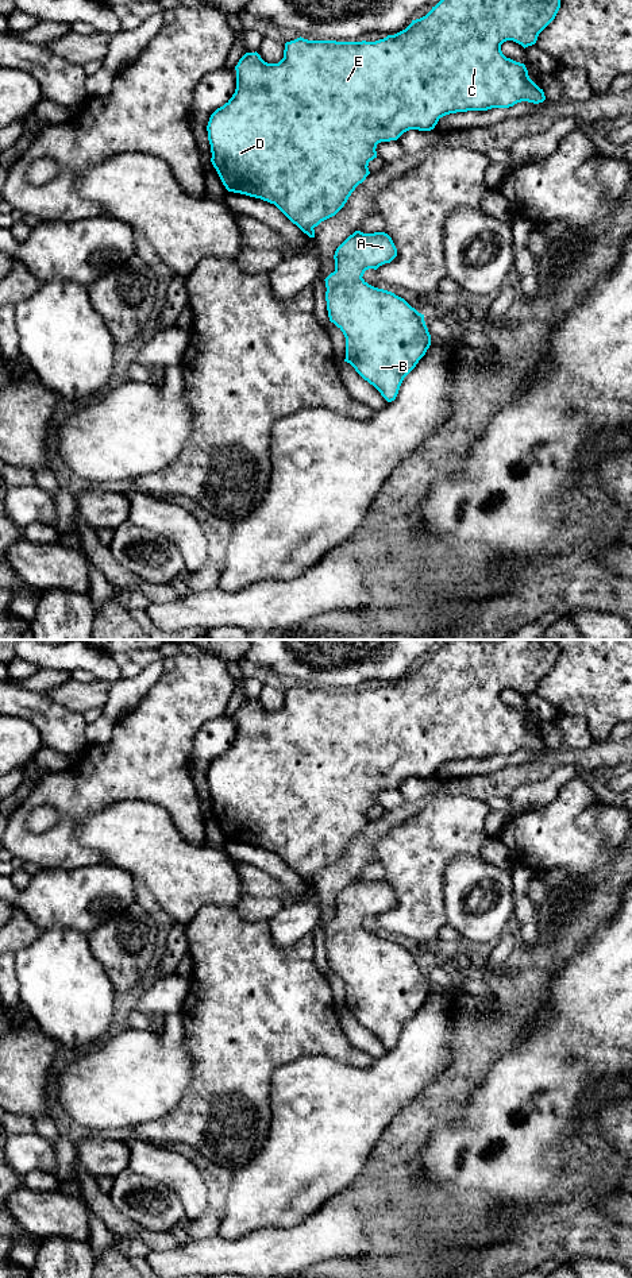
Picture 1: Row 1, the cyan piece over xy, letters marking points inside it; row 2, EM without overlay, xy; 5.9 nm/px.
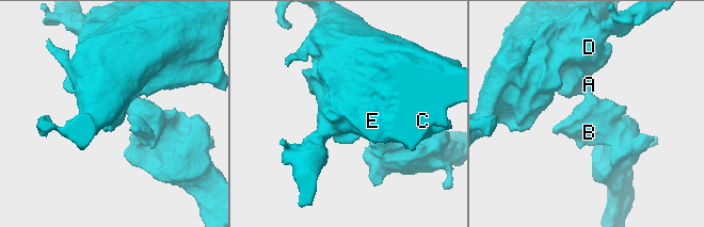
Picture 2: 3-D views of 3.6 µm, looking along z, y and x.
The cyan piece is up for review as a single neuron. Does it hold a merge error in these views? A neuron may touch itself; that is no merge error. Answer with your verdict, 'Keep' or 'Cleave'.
Keep

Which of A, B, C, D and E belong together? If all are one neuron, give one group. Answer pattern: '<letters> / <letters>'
A B C D E

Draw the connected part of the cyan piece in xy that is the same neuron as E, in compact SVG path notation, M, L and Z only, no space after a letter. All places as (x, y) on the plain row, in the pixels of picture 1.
M450 640L425 664L412 668L405 677L375 690L308 688L300 684L285 691L284 706L278 711L265 710L257 699L246 700L235 714L235 741L211 762L207 773L212 800L211 810L228 839L274 852L304 881L315 885L313 876L335 864L344 854L355 835L370 822L367 814L370 808L377 806L375 796L378 791L397 788L409 777L431 779L440 765L450 761L509 756L521 749L543 750L546 748L543 737L529 726L524 711L506 706L502 702L501 692L506 688L513 688L524 696L535 692L539 682L555 667L559 656L560 646L555 640L498 640L494 642Z

